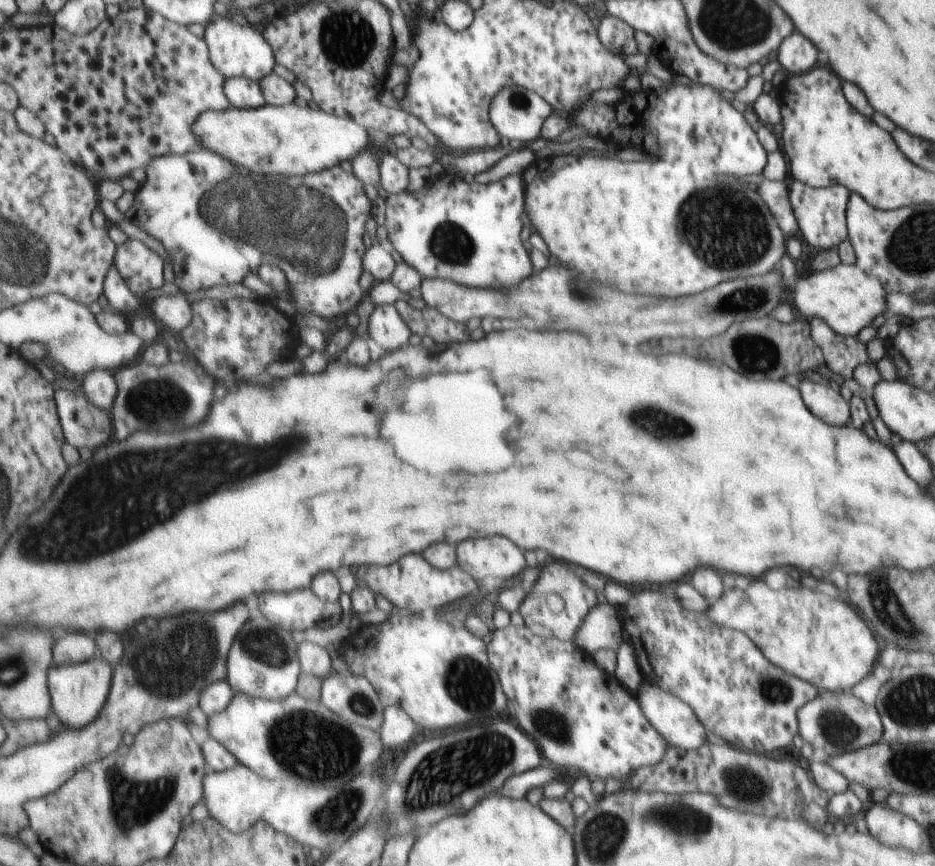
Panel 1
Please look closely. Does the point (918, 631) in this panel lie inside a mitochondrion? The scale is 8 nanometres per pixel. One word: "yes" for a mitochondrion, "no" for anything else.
yes

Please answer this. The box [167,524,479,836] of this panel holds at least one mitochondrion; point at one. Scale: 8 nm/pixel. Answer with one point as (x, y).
(305, 743)

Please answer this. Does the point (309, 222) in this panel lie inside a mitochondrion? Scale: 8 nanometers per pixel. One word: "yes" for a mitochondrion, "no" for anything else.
yes

